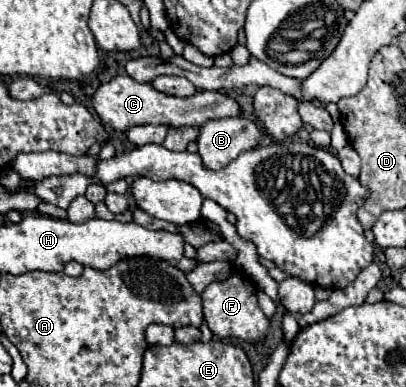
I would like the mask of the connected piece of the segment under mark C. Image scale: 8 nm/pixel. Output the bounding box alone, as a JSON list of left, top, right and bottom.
[93,75,241,131]

